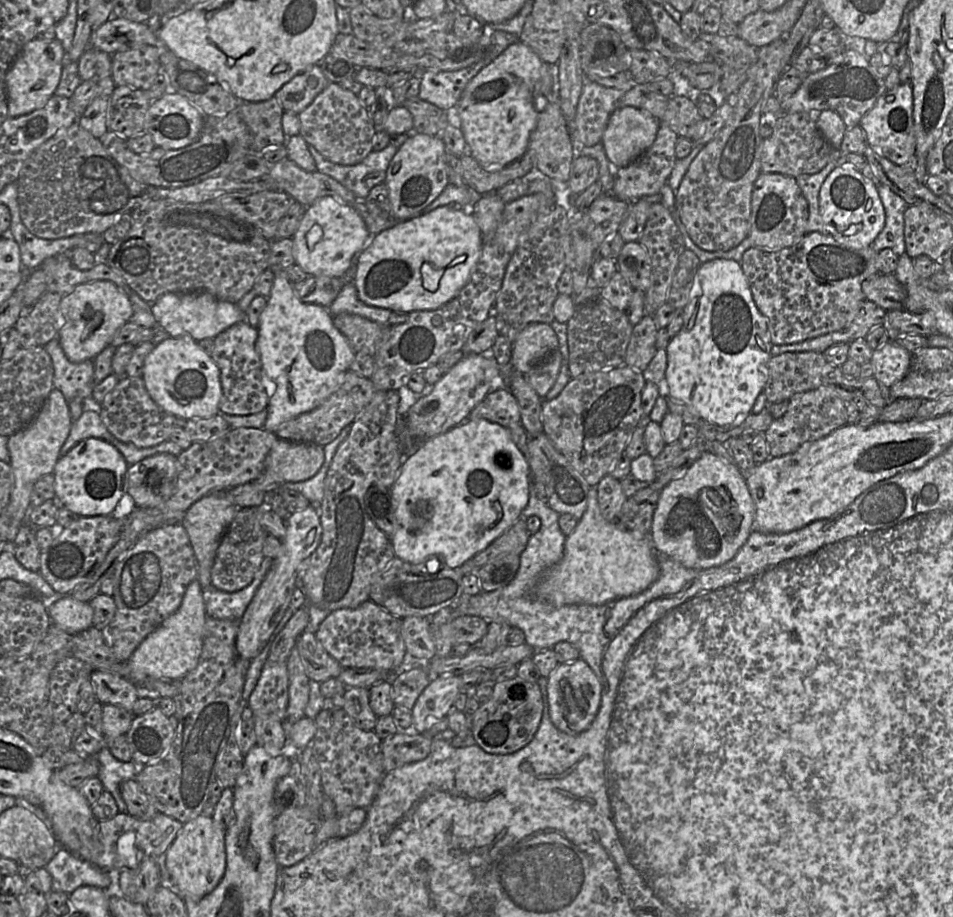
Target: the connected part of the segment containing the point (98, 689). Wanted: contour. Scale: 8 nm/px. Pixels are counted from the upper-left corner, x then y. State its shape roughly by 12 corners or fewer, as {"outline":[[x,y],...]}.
{"outline":[[93,670],[97,701],[129,712],[139,699],[129,678]]}

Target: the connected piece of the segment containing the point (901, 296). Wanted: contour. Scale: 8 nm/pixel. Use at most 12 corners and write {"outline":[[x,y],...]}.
{"outline":[[894,274],[862,283],[867,300],[904,310],[907,293]]}

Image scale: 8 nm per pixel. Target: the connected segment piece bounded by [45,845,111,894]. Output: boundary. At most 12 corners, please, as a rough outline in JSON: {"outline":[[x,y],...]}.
{"outline":[[60,845],[45,869],[52,891],[107,888],[107,871]]}

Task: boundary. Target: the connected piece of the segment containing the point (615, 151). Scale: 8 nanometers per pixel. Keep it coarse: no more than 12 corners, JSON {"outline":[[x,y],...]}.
{"outline":[[615,110],[601,144],[613,168],[655,141],[660,120]]}

